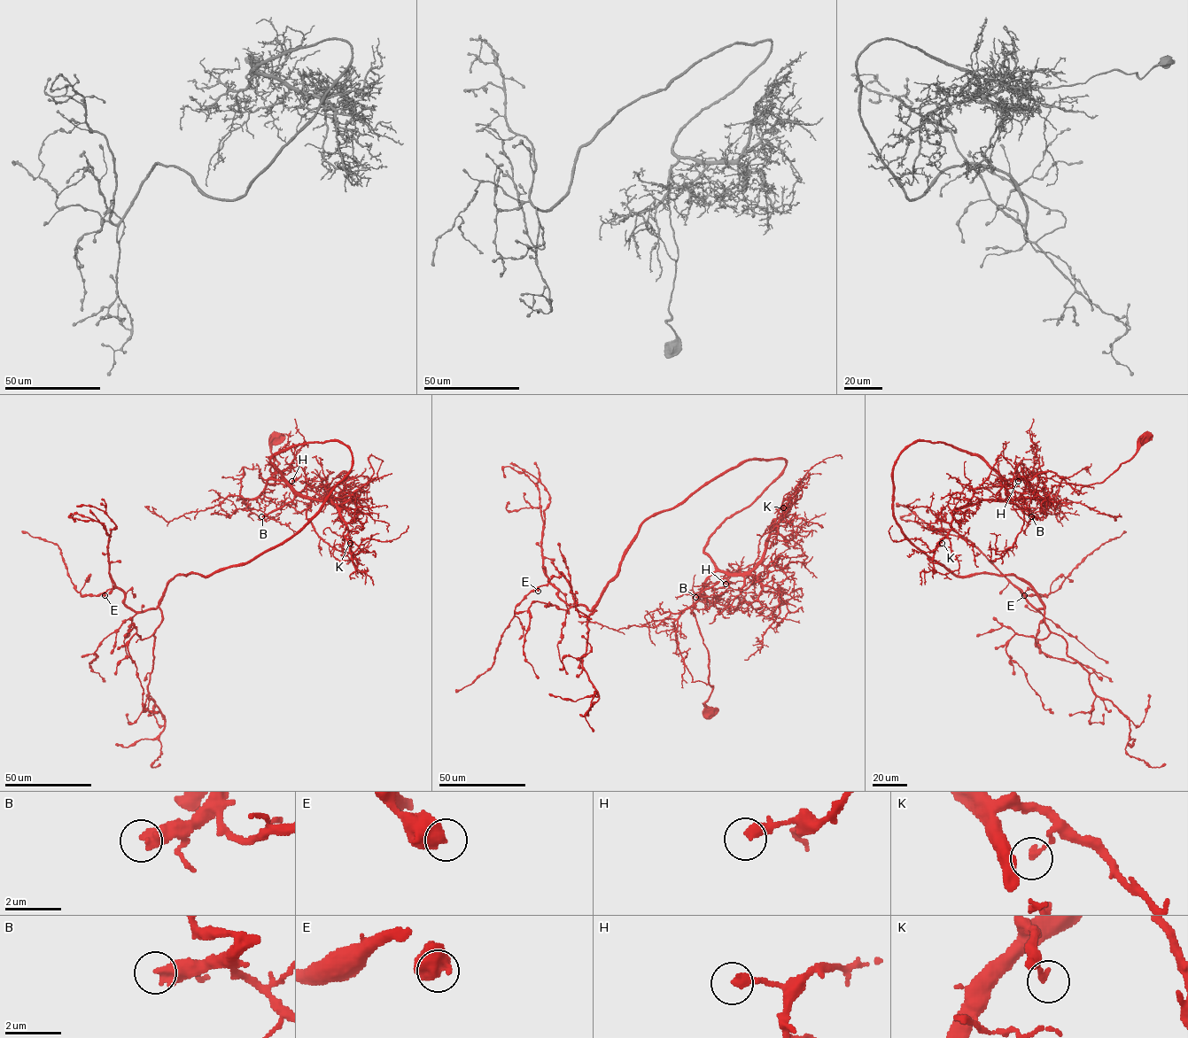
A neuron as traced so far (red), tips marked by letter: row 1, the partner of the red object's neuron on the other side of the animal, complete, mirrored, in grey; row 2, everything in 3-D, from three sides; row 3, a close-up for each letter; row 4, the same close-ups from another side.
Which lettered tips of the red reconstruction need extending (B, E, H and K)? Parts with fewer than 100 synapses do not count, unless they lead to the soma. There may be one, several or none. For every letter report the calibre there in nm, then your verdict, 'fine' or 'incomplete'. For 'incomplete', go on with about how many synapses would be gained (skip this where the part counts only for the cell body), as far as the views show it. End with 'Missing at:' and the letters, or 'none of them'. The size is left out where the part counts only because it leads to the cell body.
B: calibre 480 nm; incomplete; 180 synapses
E: calibre 650 nm; fine
H: calibre 360 nm; fine
K: calibre 180 nm; fine
Missing at: B

